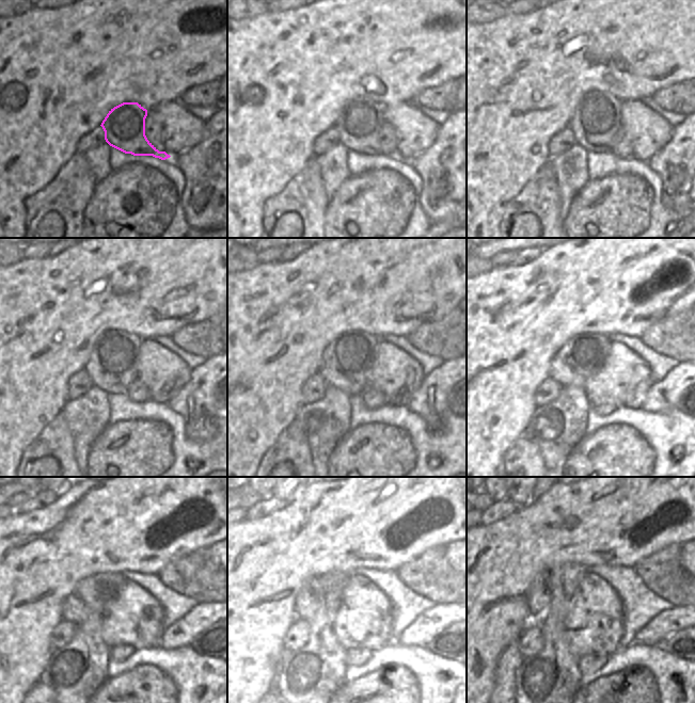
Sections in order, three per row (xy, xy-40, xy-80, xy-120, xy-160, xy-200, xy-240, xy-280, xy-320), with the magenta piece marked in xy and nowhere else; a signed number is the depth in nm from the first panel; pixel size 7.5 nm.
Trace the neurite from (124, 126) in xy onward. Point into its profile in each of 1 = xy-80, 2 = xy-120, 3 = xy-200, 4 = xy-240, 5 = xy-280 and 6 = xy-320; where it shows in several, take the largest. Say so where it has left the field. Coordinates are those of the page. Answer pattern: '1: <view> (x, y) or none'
1: xy-80 (596, 121)
2: xy-120 (113, 364)
3: xy-200 (583, 355)
4: xy-240 (92, 594)
5: xy-280 (328, 588)
6: xy-320 (539, 596)

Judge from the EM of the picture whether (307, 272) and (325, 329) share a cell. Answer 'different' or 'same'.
same

